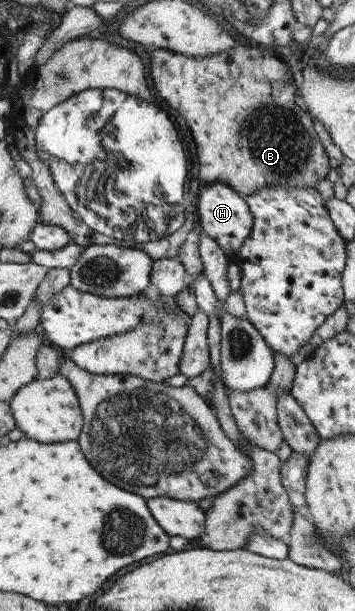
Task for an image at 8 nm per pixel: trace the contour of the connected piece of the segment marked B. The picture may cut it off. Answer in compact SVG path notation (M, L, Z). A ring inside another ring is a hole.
M234 45L234 48L230 50L224 50L222 52L216 52L214 54L208 54L206 56L185 56L176 52L171 52L165 49L152 49L150 51L150 79L152 79L152 85L156 93L162 97L172 109L178 111L178 115L188 123L190 127L190 133L192 133L192 139L196 143L194 151L196 151L196 161L198 161L198 177L202 179L202 183L210 184L214 182L222 182L228 185L233 191L236 191L239 196L250 196L256 188L271 187L272 185L284 185L285 187L310 187L316 188L317 182L322 179L326 179L327 172L332 162L326 155L316 132L312 128L312 121L310 121L310 115L294 103L294 97L296 96L296 87L293 85L292 74L290 68L281 59L272 55L272 52L266 51L266 49L257 49L249 47L248 45Z

